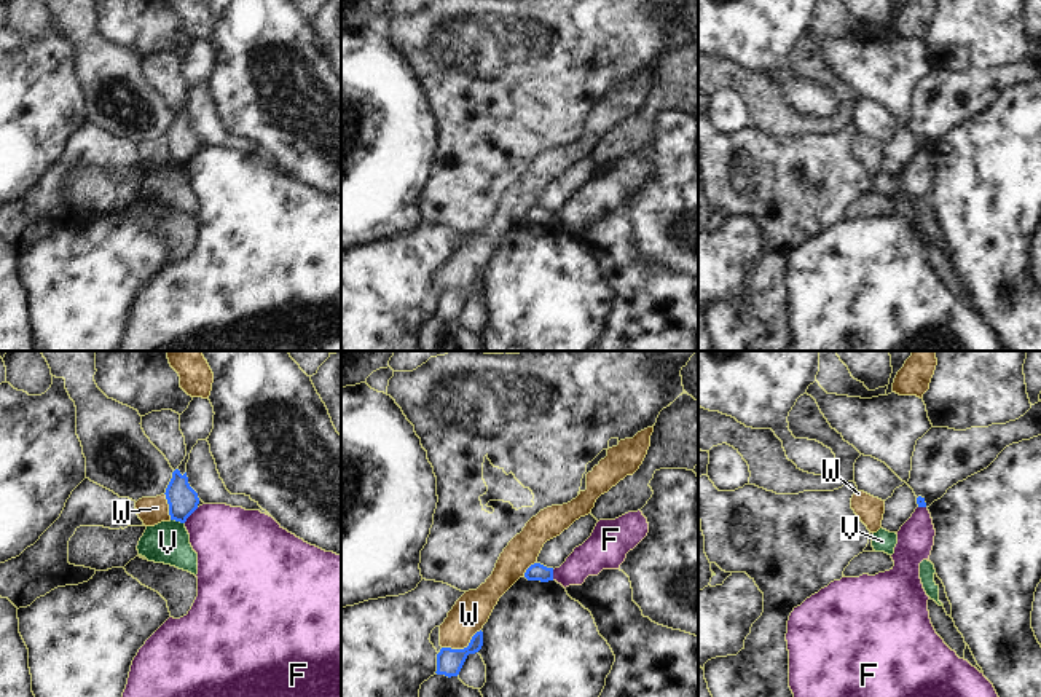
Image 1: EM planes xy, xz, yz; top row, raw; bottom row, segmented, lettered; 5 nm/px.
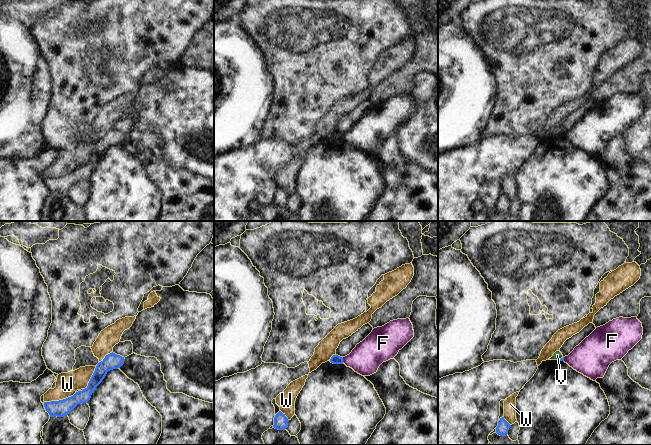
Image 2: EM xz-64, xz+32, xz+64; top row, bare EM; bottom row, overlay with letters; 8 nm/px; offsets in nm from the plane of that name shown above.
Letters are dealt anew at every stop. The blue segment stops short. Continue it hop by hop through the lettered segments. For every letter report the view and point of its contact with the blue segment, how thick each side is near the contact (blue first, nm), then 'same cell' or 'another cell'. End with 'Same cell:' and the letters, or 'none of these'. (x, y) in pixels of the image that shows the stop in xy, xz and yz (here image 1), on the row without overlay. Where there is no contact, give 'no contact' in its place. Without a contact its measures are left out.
F: xy (190, 157) | 150/360 nm | another cell
V: xy (177, 163) | 150/220 nm | another cell
W: xz (464, 291) | 130/180 nm | another cell
Same cell: none of these

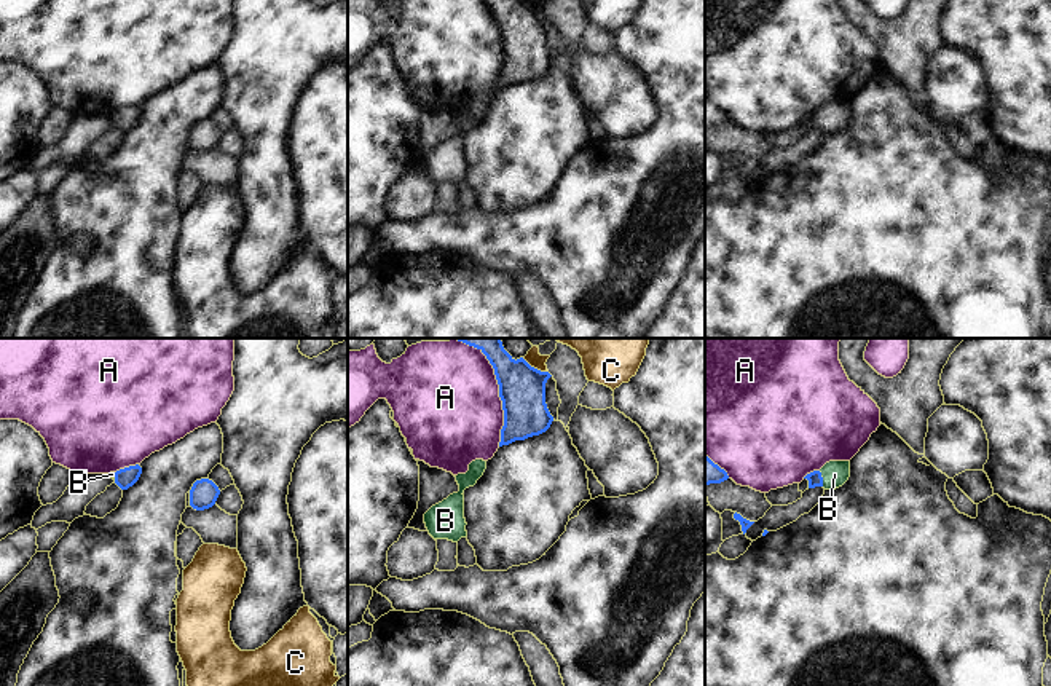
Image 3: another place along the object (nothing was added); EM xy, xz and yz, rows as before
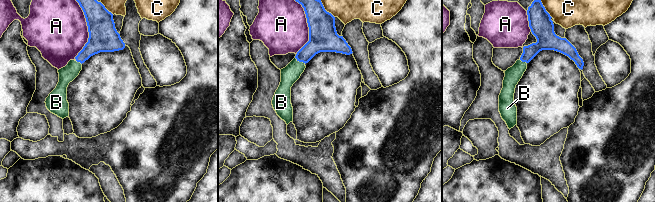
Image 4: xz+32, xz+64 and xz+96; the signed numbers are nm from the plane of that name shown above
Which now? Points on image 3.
A: xz (503, 45) | 240/480 nm | another cell
B: yz (822, 122) | 70/130 nm | same cell
C: xz (533, 10) | 240/60 nm | another cell
Same cell: B

